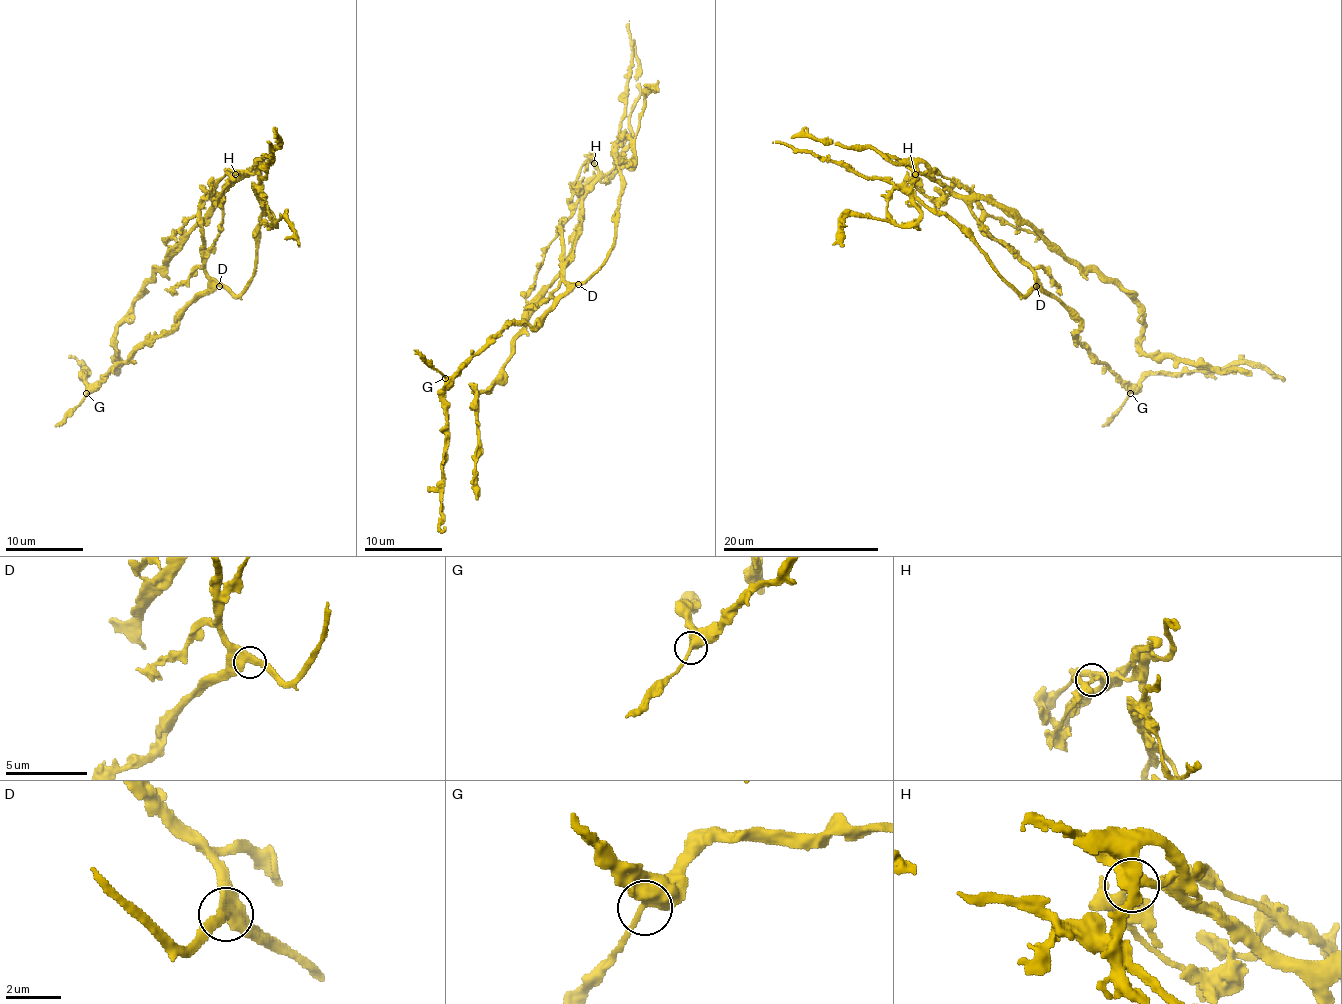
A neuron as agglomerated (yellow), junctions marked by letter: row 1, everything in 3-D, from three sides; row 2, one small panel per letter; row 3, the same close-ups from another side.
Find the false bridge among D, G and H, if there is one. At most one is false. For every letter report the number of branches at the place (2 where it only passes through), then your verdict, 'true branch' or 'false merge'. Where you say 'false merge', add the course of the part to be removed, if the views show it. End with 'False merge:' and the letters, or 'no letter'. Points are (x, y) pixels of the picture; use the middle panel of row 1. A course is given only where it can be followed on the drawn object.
D: branches 2; true branch
G: branches 2; true branch
H: branches 2; false merge; course (593, 163), (578, 176), (572, 212), (558, 229), (568, 290), (535, 327), (505, 325), (445, 389), (443, 532)
False merge: H

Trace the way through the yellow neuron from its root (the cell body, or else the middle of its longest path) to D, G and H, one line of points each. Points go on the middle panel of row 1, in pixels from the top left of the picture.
D: (564, 249), (564, 278), (578, 284)
G: (564, 249), (564, 280), (568, 290), (562, 298), (535, 327), (505, 325), (454, 374), (445, 378)
H: (564, 249), (564, 239), (558, 229), (574, 212), (585, 182), (593, 174), (593, 163)

